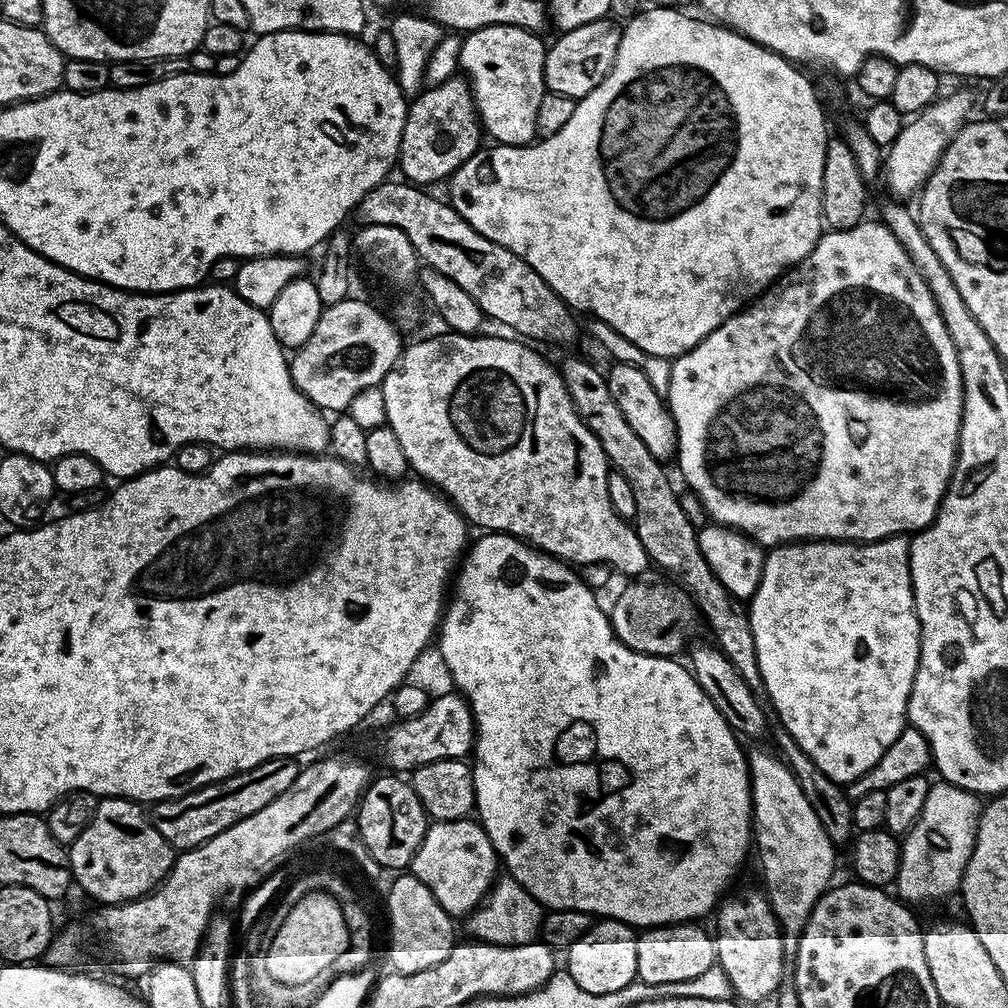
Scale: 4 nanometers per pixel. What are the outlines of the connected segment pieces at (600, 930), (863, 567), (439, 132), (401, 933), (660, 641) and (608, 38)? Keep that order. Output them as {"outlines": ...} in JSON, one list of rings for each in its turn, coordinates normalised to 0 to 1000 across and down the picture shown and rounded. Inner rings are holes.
{"outlines":[[[[606,911],[592,912],[583,925],[577,927],[577,931],[573,931],[573,935],[569,935],[569,938],[563,940],[562,963],[565,966],[565,970],[569,970],[569,974],[573,974],[573,978],[577,978],[577,982],[582,982],[584,986],[609,986],[609,982],[624,979],[628,975],[626,972],[632,971],[633,938],[631,930],[632,926],[629,924],[628,918],[618,917],[615,913]]],[[[900,531],[881,532],[878,536],[842,538],[839,536],[795,536],[784,540],[771,540],[758,553],[756,573],[752,585],[741,600],[744,625],[747,627],[748,643],[751,645],[752,663],[759,677],[761,693],[774,709],[773,717],[796,740],[804,752],[826,776],[839,780],[863,764],[879,748],[879,744],[891,732],[901,713],[901,693],[909,662],[913,656],[913,618],[909,612],[909,594],[905,588],[905,570],[901,557]]],[[[449,77],[438,83],[422,86],[405,103],[405,116],[401,118],[395,156],[396,170],[401,170],[399,175],[404,182],[414,185],[429,185],[425,183],[433,183],[436,179],[443,180],[471,151],[477,150],[476,135],[478,136],[478,124],[475,115],[472,114],[472,102],[463,78]]],[[[397,867],[390,872],[387,880],[384,882],[385,888],[385,913],[389,916],[389,957],[394,964],[411,966],[415,962],[427,962],[427,958],[435,958],[442,946],[446,946],[450,930],[448,930],[449,910],[445,909],[438,899],[427,887],[427,883],[422,879],[414,869],[408,867]]],[[[631,573],[615,587],[615,592],[605,602],[605,614],[607,623],[611,626],[611,632],[621,641],[625,641],[631,647],[640,647],[642,651],[674,652],[680,646],[684,638],[683,630],[687,627],[687,607],[688,611],[688,596],[678,583],[667,579],[646,579],[643,573]]],[[[600,18],[581,22],[581,26],[573,26],[573,30],[555,33],[551,37],[553,40],[546,44],[540,54],[541,88],[570,100],[585,93],[585,89],[589,89],[589,85],[593,85],[593,81],[597,81],[597,77],[601,77],[609,65],[616,31],[616,25],[610,19]]]]}

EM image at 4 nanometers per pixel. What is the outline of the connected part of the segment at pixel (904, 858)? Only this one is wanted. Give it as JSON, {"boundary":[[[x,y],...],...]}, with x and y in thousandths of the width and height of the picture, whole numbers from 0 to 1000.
{"boundary":[[[936,776],[922,781],[915,808],[895,833],[893,863],[887,881],[898,894],[933,893],[953,880],[962,847],[968,838],[973,805],[974,798],[967,786]]]}

